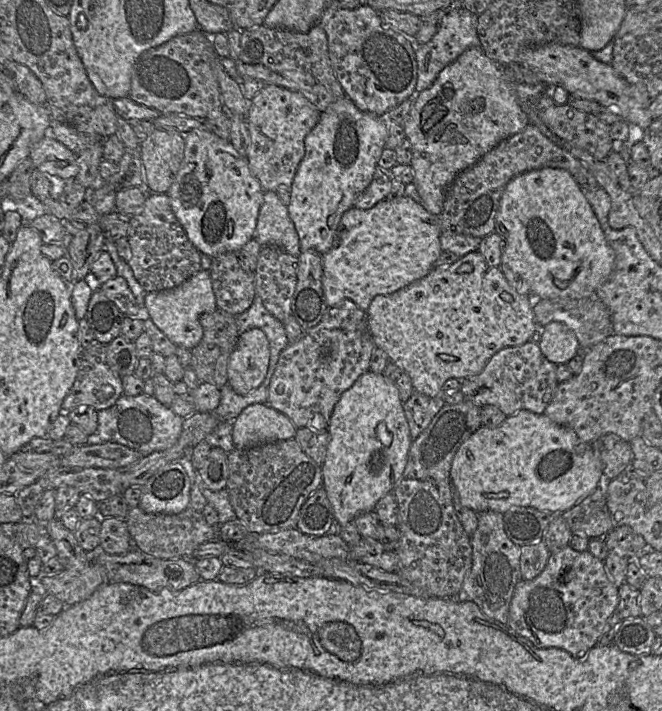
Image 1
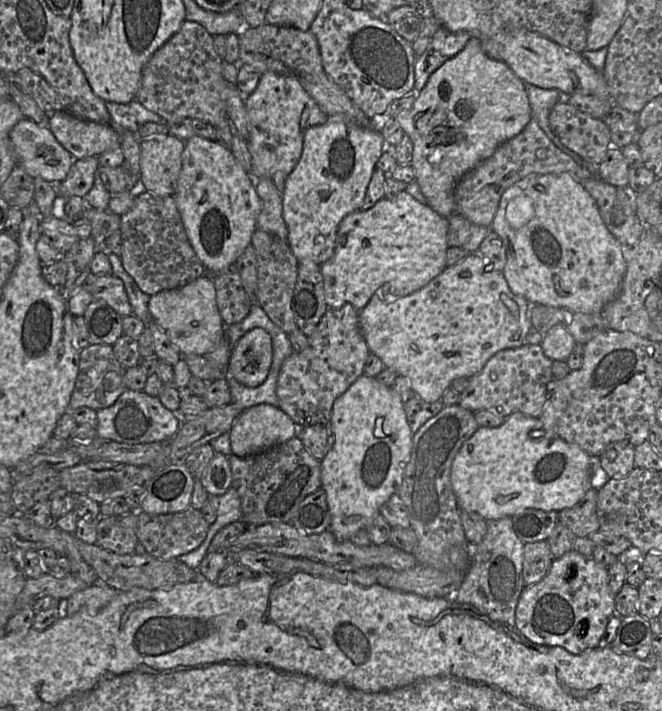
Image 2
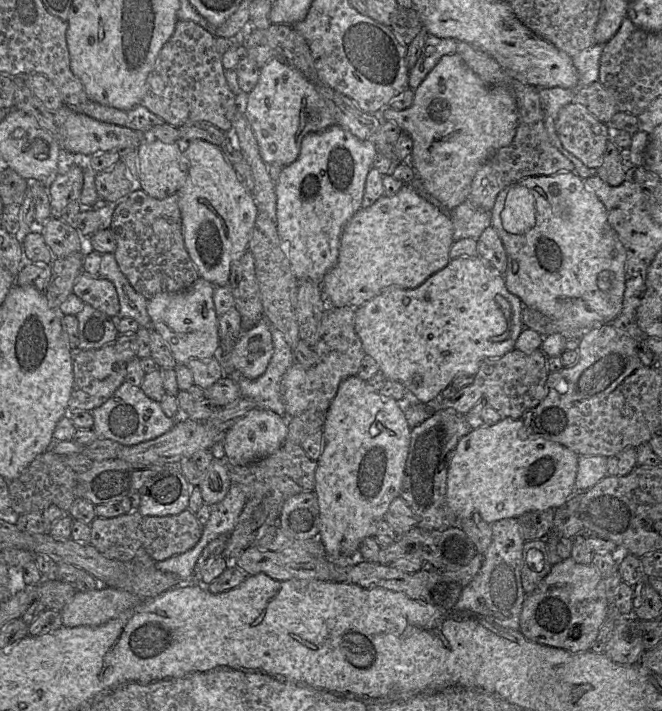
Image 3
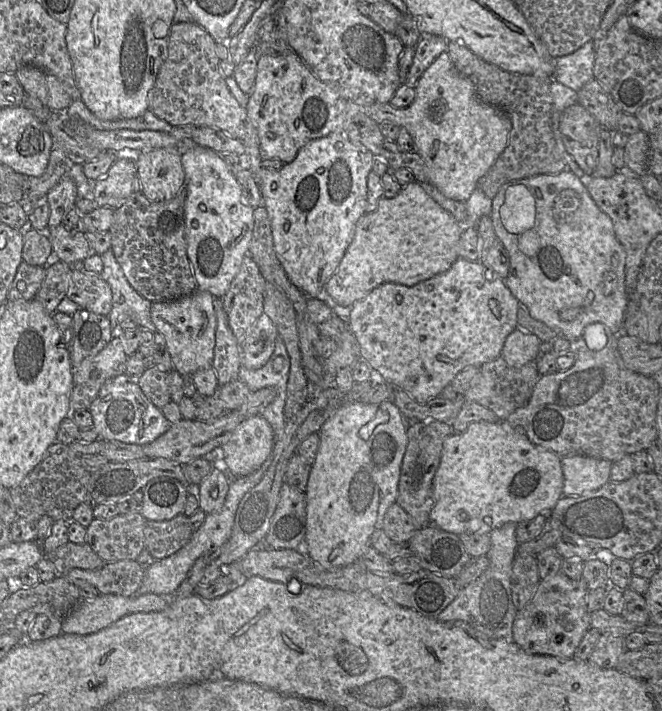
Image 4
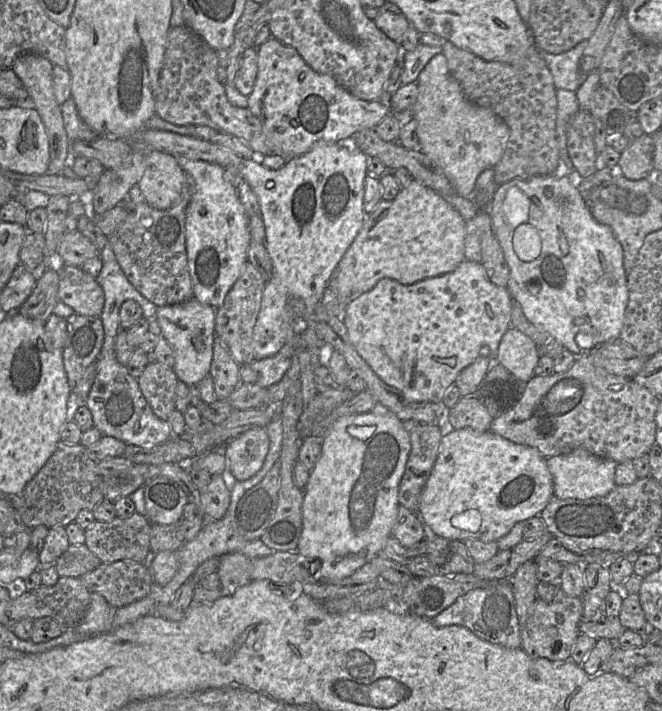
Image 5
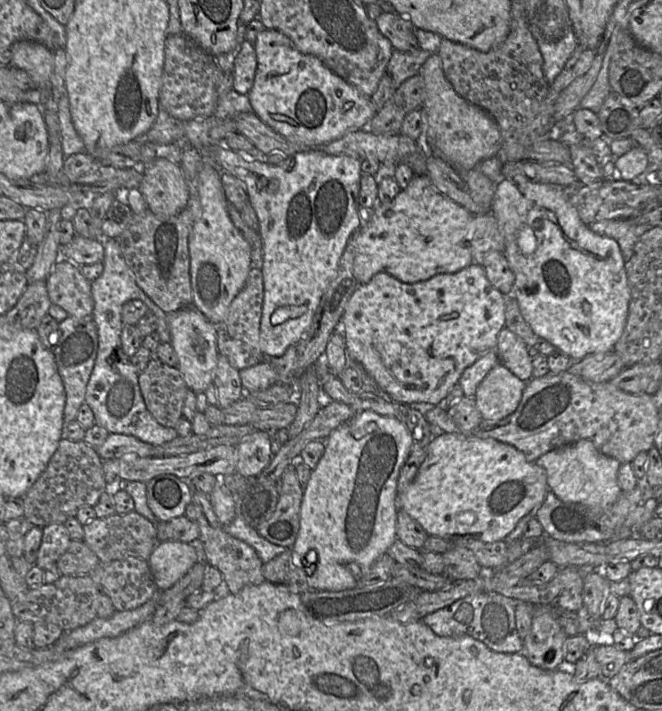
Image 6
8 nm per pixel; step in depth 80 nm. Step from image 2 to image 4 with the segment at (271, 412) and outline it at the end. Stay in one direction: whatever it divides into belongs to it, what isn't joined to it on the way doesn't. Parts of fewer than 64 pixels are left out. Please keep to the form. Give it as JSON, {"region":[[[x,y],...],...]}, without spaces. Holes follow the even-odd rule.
{"region":[[[265,418],[244,419],[221,445],[227,471],[236,478],[252,474],[271,455],[274,443],[273,430]]]}

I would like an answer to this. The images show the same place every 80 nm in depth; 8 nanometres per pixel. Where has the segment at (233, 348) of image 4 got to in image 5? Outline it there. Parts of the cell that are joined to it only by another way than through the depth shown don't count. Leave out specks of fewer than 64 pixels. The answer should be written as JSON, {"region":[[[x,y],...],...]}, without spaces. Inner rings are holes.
{"region":[[[217,335],[209,374],[213,378],[215,395],[219,400],[227,400],[241,383],[240,365],[233,359],[227,344]]]}

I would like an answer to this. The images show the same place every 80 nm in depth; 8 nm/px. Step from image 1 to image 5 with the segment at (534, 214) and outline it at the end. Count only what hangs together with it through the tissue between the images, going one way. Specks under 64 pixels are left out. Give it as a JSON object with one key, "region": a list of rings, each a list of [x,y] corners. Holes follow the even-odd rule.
{"region":[[[541,175],[527,179],[514,179],[499,185],[494,193],[493,199],[488,207],[488,213],[492,221],[492,229],[504,252],[505,259],[510,269],[510,277],[507,289],[513,299],[518,302],[527,319],[540,330],[548,332],[551,337],[560,342],[565,349],[575,356],[585,351],[576,340],[579,333],[586,334],[592,339],[592,347],[598,349],[604,344],[619,338],[628,304],[627,277],[623,266],[623,249],[611,228],[596,221],[591,213],[584,196],[579,189],[570,181],[567,175]]]}

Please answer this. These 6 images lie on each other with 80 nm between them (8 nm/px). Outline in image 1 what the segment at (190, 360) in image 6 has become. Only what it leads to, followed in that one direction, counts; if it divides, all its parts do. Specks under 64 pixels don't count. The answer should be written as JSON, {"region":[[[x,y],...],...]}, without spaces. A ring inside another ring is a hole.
{"region":[[[203,269],[175,288],[146,293],[144,299],[144,306],[153,323],[176,347],[189,350],[196,347],[203,337],[200,316],[218,309],[210,273]]]}

